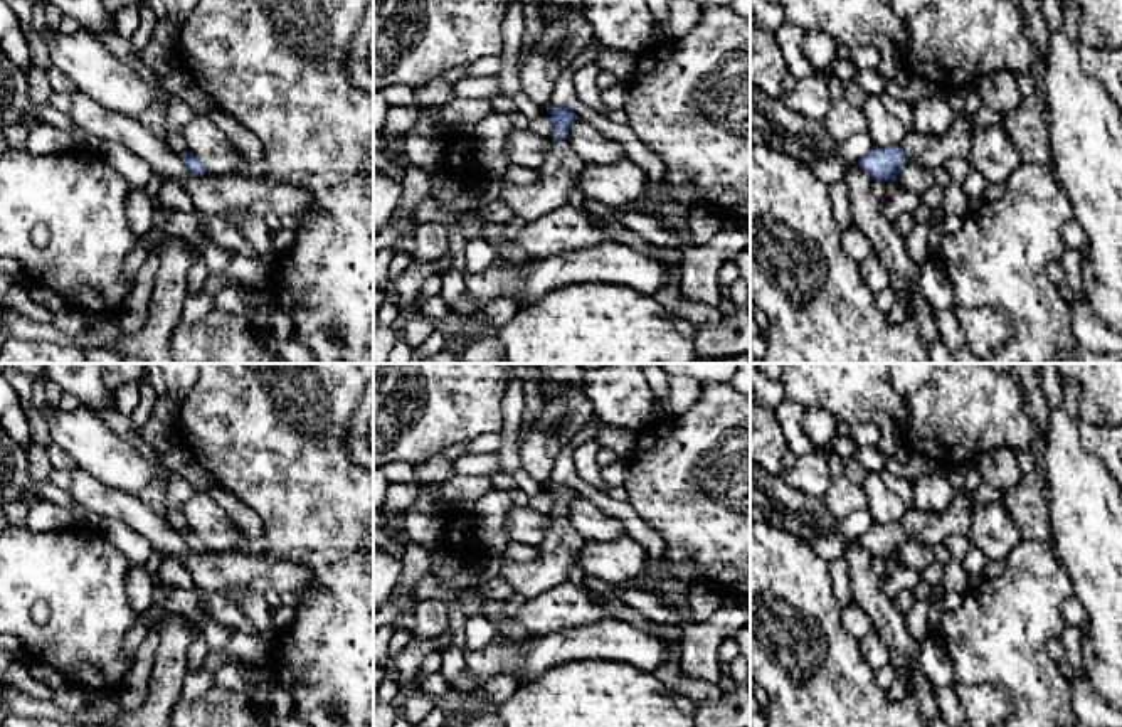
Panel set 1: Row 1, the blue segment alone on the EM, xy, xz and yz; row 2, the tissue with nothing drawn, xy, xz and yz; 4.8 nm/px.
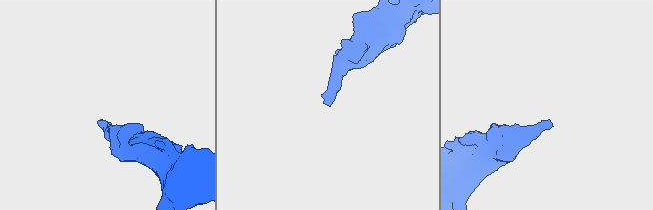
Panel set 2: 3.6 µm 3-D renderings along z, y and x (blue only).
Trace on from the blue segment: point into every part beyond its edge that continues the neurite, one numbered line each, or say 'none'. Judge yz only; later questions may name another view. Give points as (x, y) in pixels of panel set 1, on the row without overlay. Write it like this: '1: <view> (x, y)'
1: yz (927, 527)

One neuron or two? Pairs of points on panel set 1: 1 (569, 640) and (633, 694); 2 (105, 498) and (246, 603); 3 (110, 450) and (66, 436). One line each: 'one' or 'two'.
1: two
2: two
3: one

